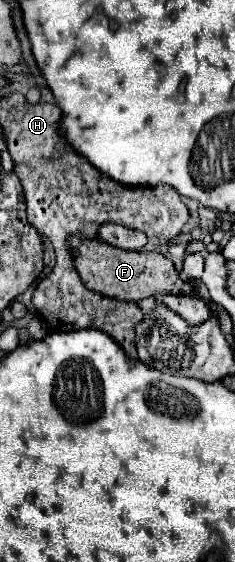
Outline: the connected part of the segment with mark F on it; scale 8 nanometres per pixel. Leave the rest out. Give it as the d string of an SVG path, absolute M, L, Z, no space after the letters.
M72 238L70 248L76 258L76 270L80 272L82 282L96 290L98 294L116 298L116 300L132 300L138 302L148 296L166 296L166 294L196 294L194 286L180 278L180 274L174 268L174 262L158 252L126 252L120 248L114 248L102 240L84 240L84 238Z

